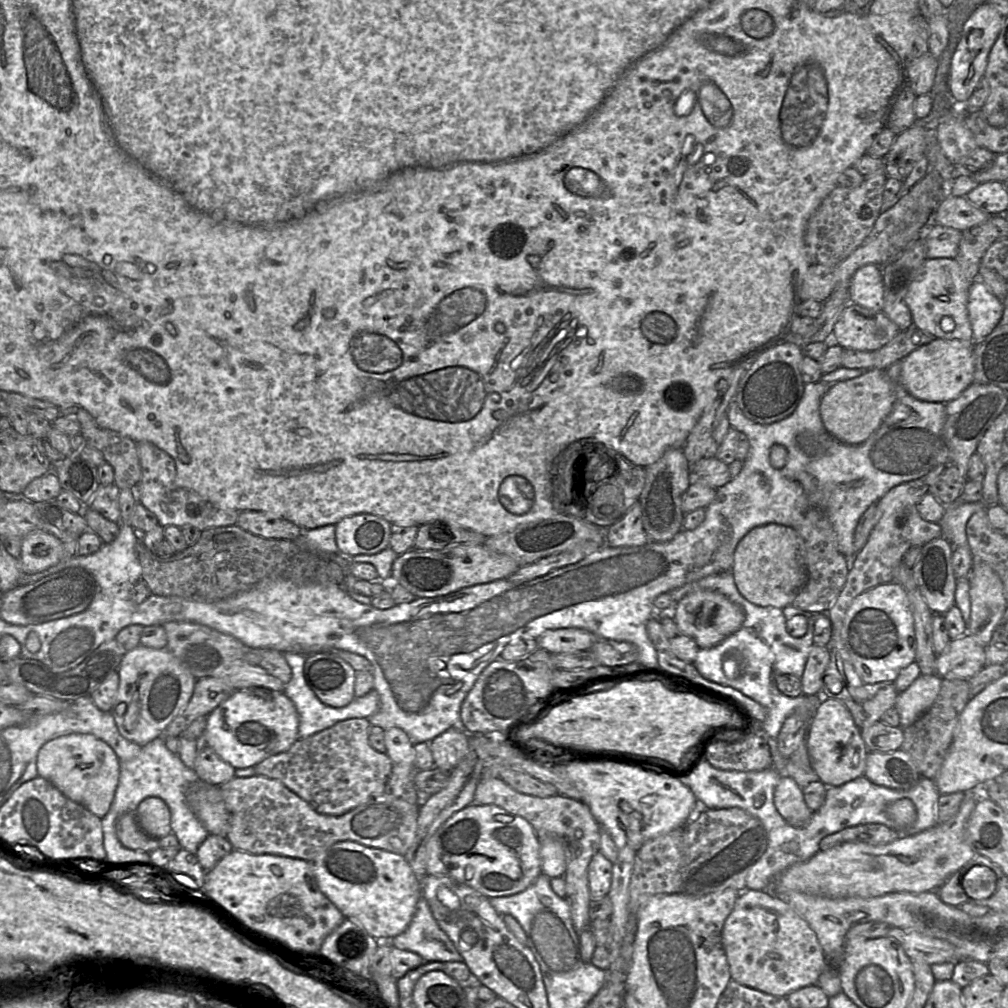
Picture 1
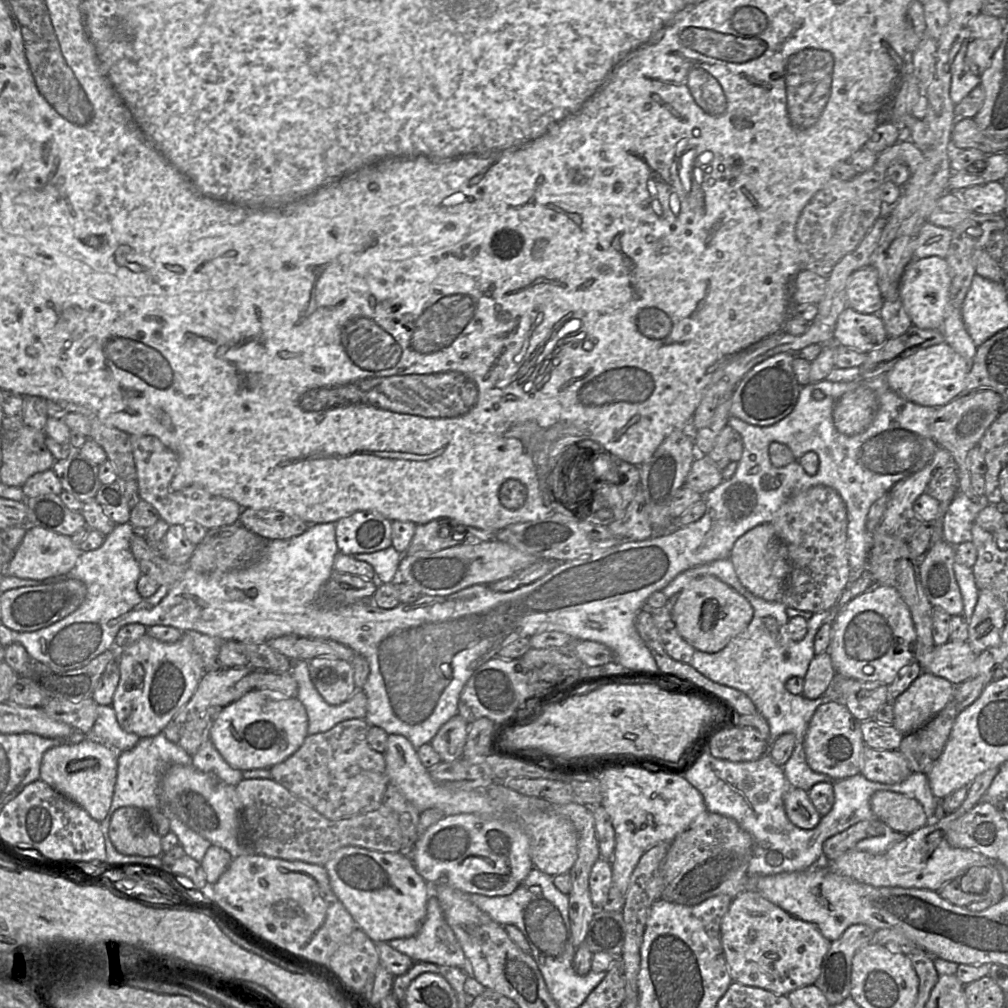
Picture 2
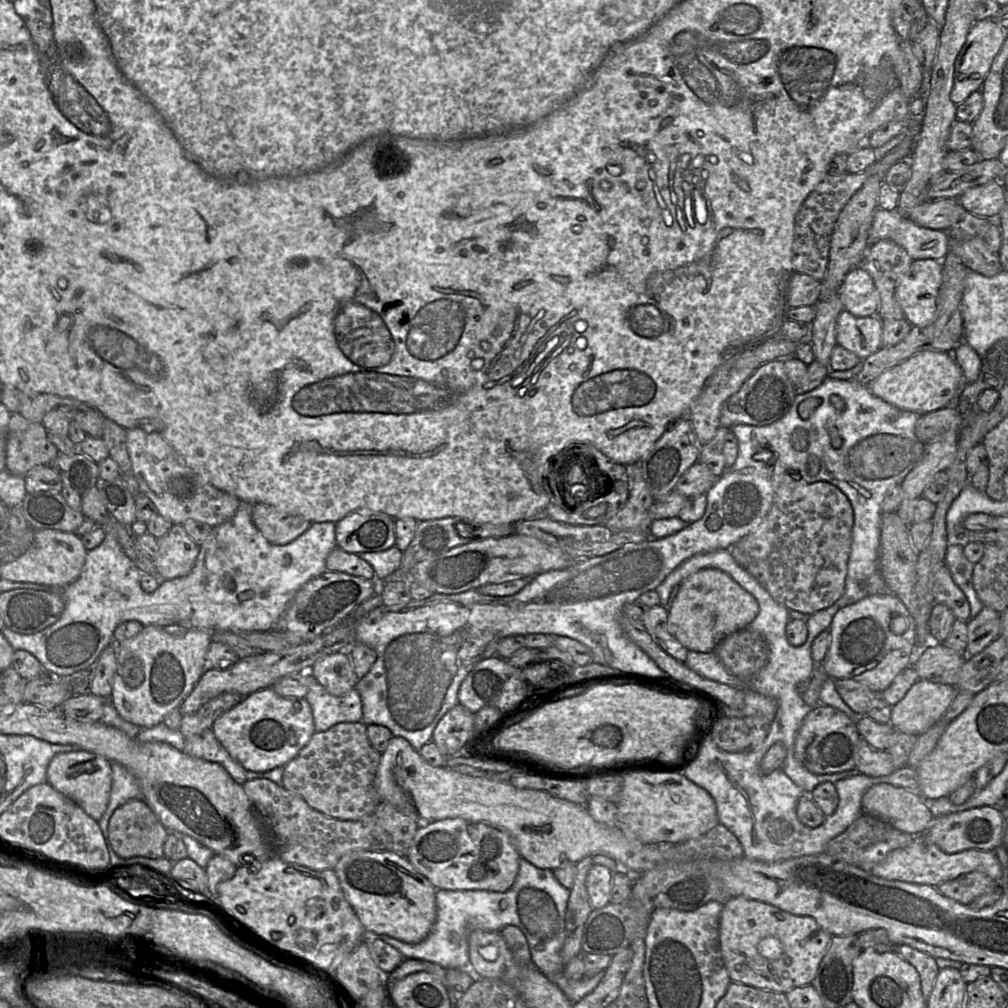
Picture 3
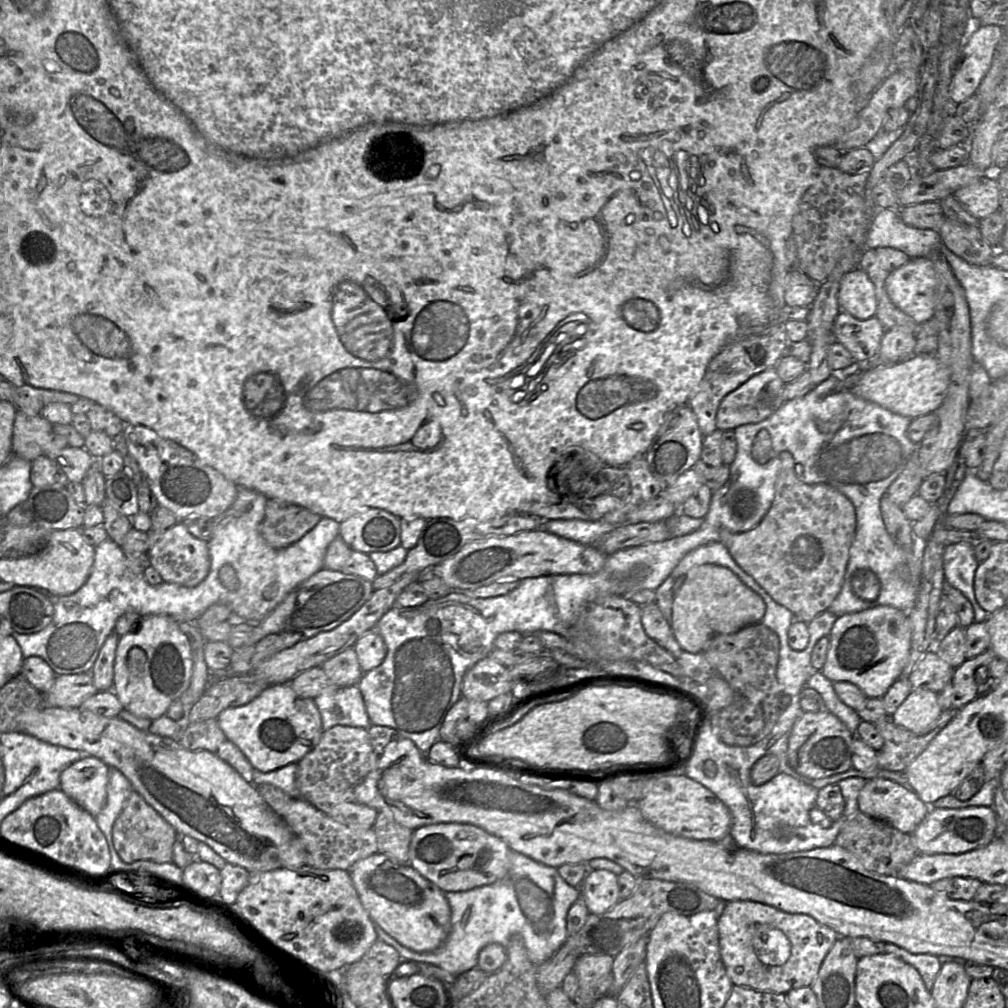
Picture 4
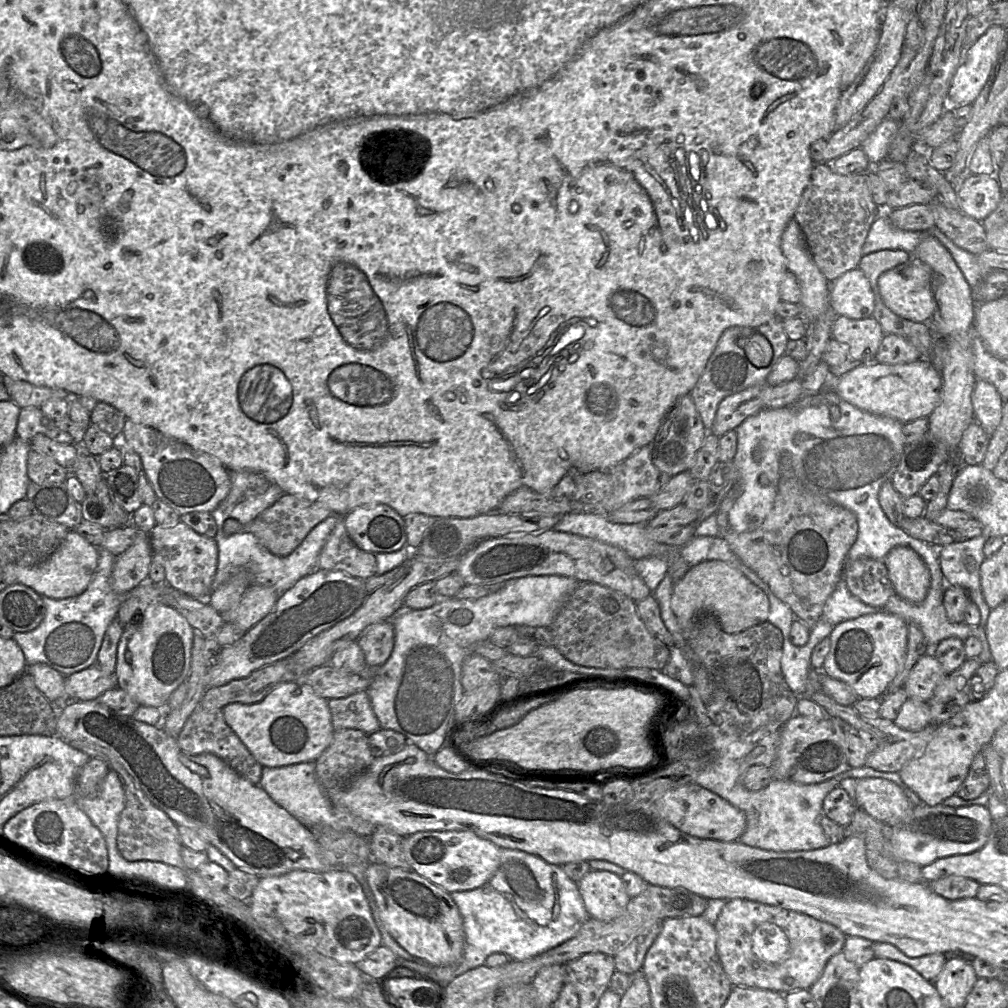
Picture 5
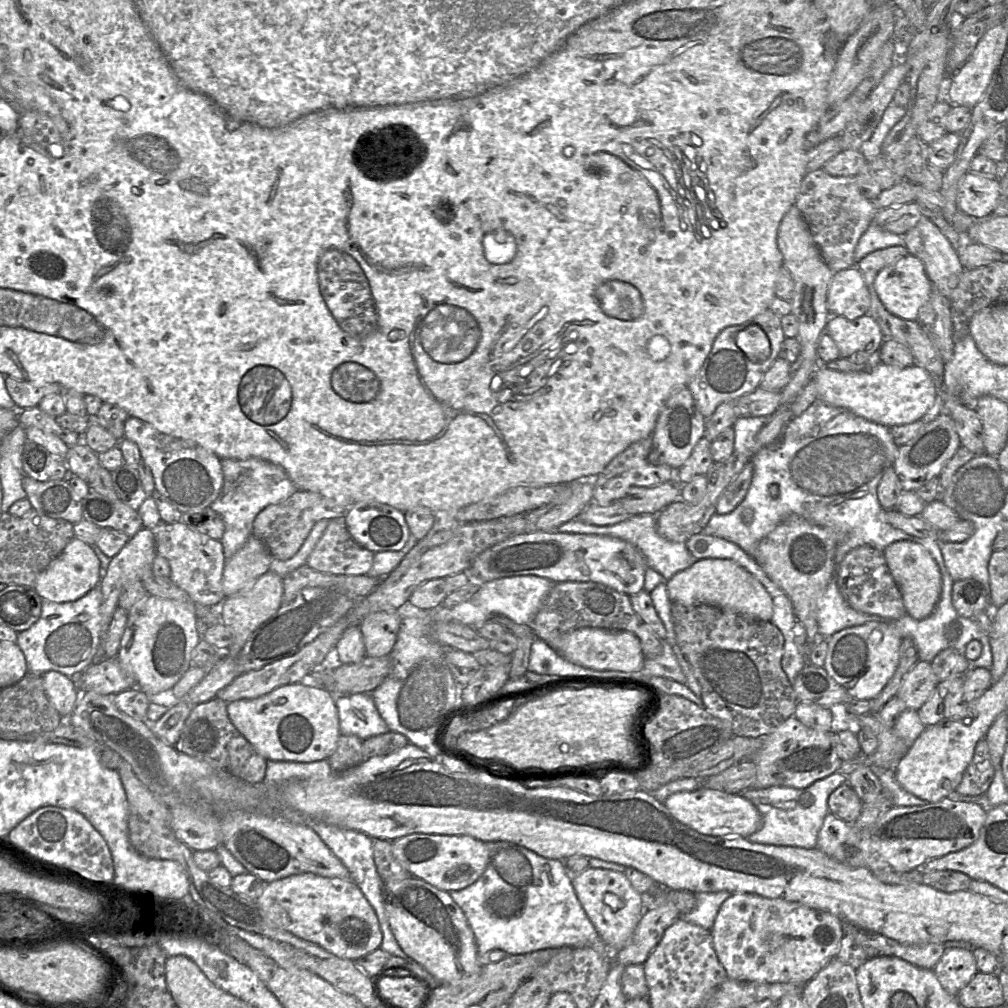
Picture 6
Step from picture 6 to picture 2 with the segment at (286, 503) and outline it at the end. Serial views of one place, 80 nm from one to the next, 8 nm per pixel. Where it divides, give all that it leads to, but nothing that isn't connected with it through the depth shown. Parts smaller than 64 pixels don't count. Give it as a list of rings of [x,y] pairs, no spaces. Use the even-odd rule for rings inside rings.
[[[243,508],[240,525],[267,540],[286,540],[304,533],[308,524],[280,511]]]

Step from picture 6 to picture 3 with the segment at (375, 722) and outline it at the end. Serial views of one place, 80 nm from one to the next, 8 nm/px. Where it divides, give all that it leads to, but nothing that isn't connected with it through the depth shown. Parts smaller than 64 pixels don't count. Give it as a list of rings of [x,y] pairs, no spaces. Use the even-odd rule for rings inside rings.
[[[312,675],[305,699],[310,704],[315,732],[323,732],[342,722],[361,722],[363,718],[361,695],[352,689],[343,696],[329,694]]]

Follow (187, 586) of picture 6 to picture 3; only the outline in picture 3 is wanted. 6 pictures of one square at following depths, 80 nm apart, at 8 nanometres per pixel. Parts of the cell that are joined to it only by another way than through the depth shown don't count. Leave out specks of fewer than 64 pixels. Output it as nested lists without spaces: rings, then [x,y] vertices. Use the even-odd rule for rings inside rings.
[[[174,524],[158,541],[158,552],[153,558],[161,581],[188,575],[194,567],[200,546],[184,530],[183,525]]]

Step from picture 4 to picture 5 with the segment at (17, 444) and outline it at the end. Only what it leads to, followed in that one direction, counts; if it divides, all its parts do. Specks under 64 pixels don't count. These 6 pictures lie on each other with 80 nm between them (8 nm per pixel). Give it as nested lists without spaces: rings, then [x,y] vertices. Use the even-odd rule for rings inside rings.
[[[21,408],[16,427],[16,436],[30,442],[36,434],[44,434],[61,444],[74,444],[72,436],[58,429],[55,422],[48,418],[40,408]]]

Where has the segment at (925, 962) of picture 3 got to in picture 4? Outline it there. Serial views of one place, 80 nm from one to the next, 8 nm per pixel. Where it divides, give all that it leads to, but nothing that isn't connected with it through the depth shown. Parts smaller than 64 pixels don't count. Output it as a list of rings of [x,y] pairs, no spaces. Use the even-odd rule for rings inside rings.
[[[885,943],[884,950],[885,954],[895,955],[916,968],[927,990],[932,989],[935,978],[942,966],[936,955],[914,954],[892,943]]]

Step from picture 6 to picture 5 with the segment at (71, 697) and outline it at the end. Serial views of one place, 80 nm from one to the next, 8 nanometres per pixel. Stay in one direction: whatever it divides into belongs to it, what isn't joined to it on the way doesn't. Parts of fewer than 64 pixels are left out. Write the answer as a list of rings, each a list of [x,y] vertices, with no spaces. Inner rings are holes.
[[[36,663],[26,668],[35,682],[39,691],[55,706],[62,706],[70,701],[65,697],[65,680],[66,677],[54,668]]]

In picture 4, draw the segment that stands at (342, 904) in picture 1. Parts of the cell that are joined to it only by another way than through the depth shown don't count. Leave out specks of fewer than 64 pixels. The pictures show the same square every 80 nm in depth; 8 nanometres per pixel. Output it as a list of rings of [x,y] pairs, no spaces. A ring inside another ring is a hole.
[[[375,853],[346,871],[373,923],[397,942],[415,952],[433,951],[443,944],[451,927],[451,909],[445,893],[411,865],[402,865],[385,854]]]

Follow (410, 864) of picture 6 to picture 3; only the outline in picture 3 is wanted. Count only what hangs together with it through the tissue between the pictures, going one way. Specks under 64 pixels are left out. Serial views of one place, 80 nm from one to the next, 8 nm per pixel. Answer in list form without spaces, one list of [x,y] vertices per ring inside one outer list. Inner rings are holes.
[[[448,818],[422,824],[407,858],[436,889],[505,892],[516,879],[521,856],[503,830],[484,822]]]

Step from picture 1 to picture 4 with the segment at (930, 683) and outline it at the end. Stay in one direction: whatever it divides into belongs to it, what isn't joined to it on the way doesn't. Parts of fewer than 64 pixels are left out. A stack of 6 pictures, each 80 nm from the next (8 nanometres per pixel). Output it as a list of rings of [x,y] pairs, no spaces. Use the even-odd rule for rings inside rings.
[[[913,689],[890,718],[899,727],[921,732],[931,726],[942,712],[938,704],[938,693]]]

